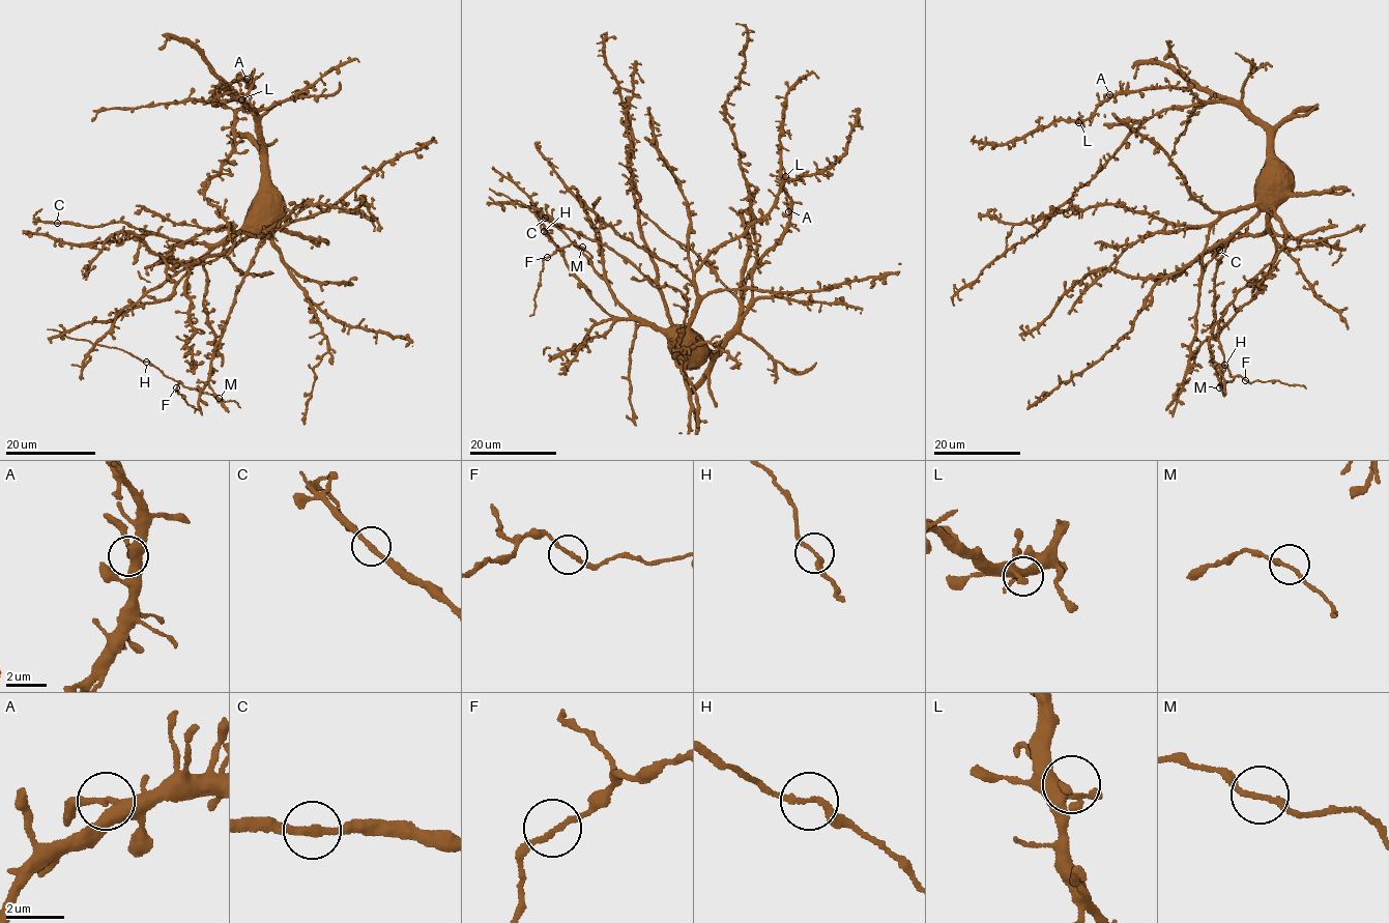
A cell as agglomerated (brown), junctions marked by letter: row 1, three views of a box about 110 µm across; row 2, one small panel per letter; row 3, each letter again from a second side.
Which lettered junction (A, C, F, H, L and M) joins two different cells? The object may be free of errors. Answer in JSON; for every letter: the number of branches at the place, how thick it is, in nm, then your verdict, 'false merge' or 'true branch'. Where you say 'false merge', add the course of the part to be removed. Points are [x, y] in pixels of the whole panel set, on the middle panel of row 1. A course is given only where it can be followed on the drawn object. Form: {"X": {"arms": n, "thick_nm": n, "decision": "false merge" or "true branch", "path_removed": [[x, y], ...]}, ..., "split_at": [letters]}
{"A": {"arms": 2, "thick_nm": 160, "decision": "true branch"}, "C": {"arms": 2, "thick_nm": 240, "decision": "true branch"}, "F": {"arms": 2, "thick_nm": 180, "decision": "true branch"}, "H": {"arms": 2, "thick_nm": 200, "decision": "true branch"}, "L": {"arms": 2, "thick_nm": 260, "decision": "true branch"}, "M": {"arms": 2, "thick_nm": 180, "decision": "true branch"}, "split_at": []}

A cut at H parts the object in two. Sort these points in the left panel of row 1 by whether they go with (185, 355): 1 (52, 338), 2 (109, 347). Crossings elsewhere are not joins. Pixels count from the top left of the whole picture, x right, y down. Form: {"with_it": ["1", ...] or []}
{"with_it": ["1"]}

